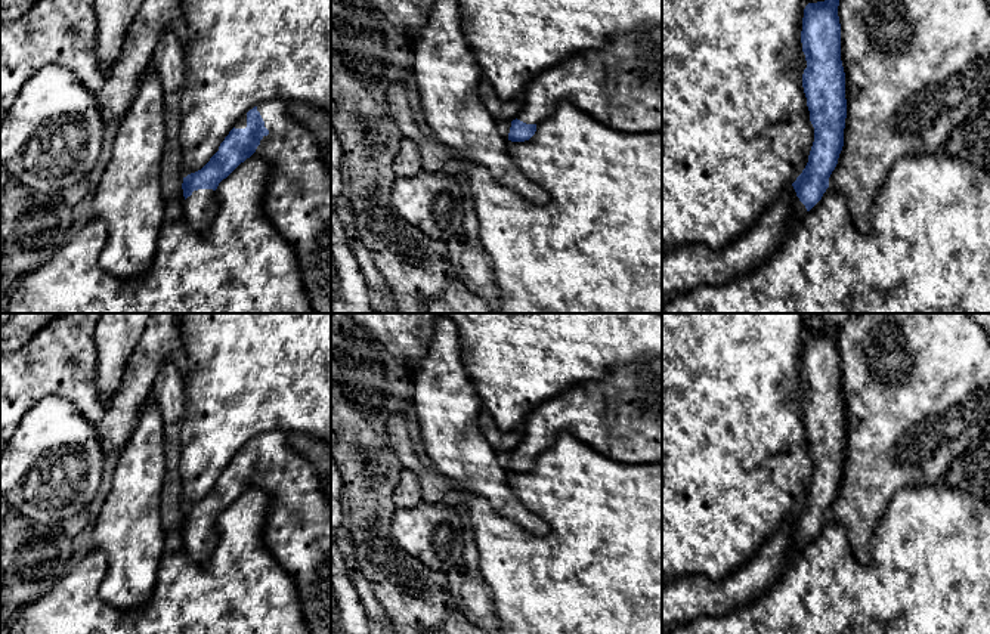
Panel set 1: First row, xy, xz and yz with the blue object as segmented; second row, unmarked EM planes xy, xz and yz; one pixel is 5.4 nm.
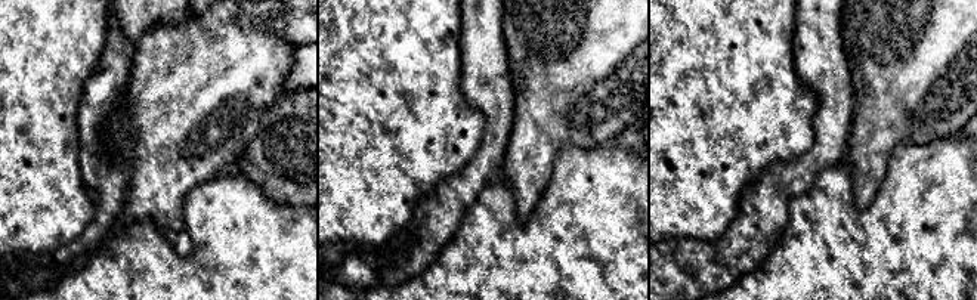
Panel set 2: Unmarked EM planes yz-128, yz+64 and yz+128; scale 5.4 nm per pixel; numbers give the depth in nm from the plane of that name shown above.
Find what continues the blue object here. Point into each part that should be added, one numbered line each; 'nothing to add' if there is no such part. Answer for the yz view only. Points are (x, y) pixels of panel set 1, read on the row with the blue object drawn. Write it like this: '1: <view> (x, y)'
1: yz (798, 212)

